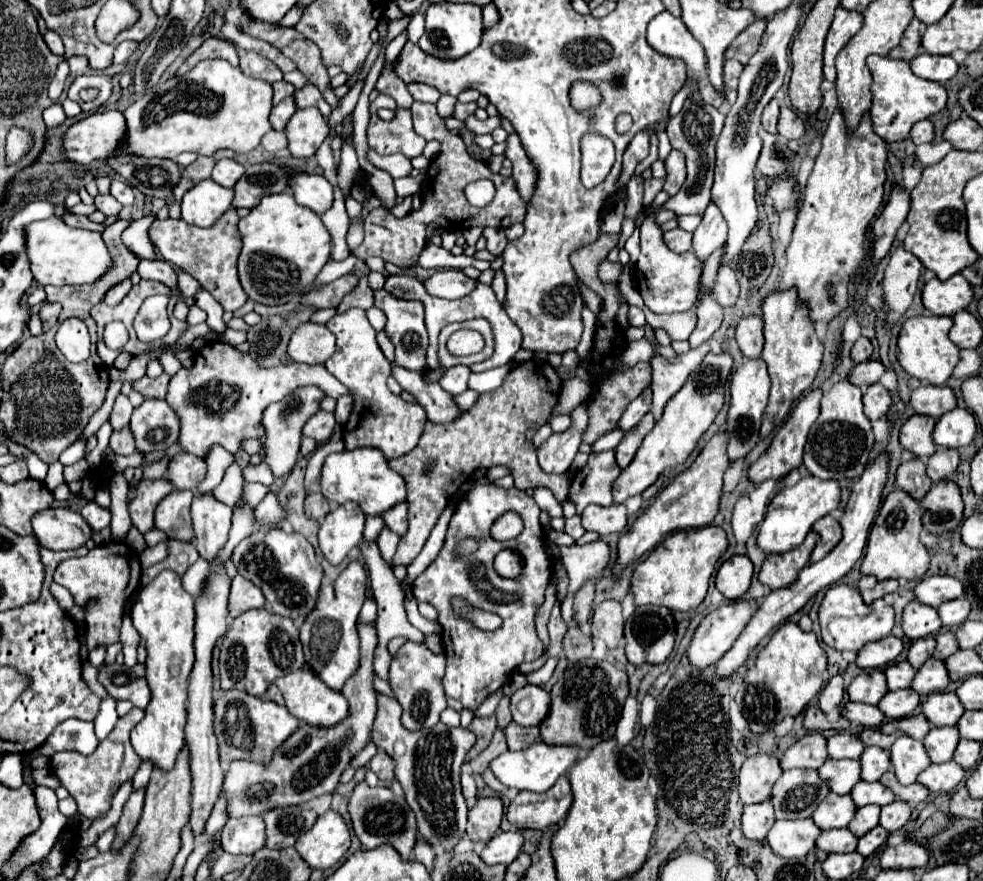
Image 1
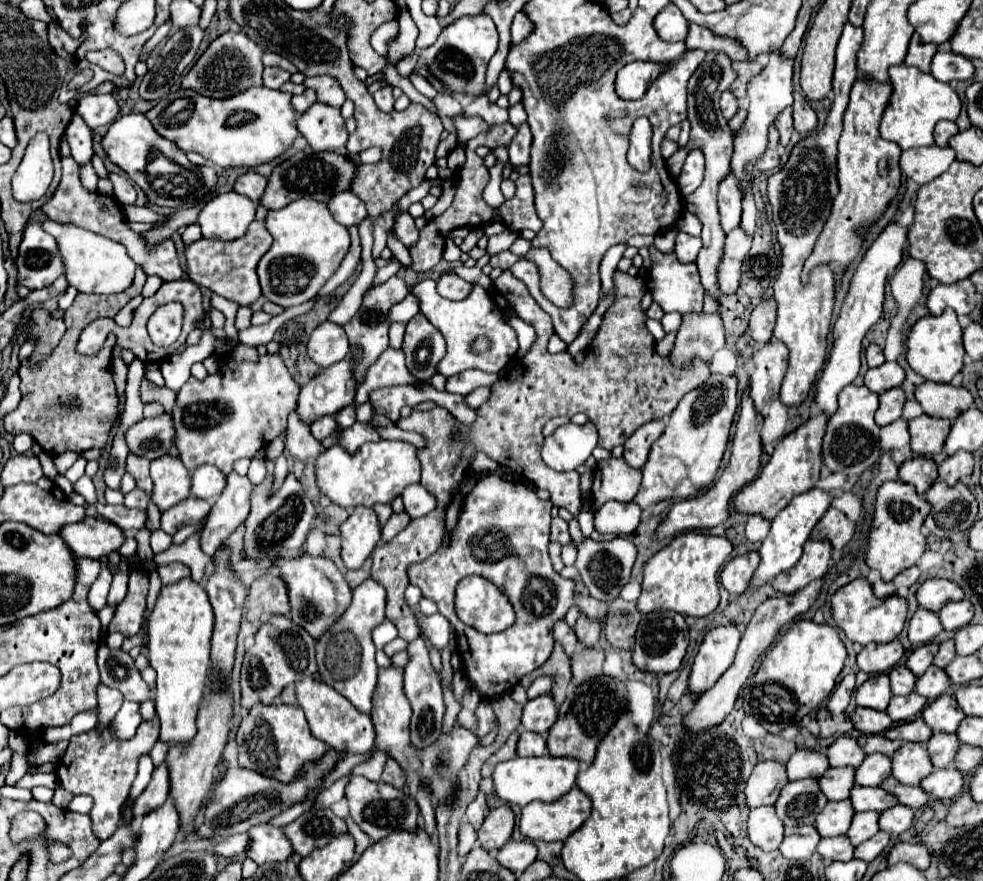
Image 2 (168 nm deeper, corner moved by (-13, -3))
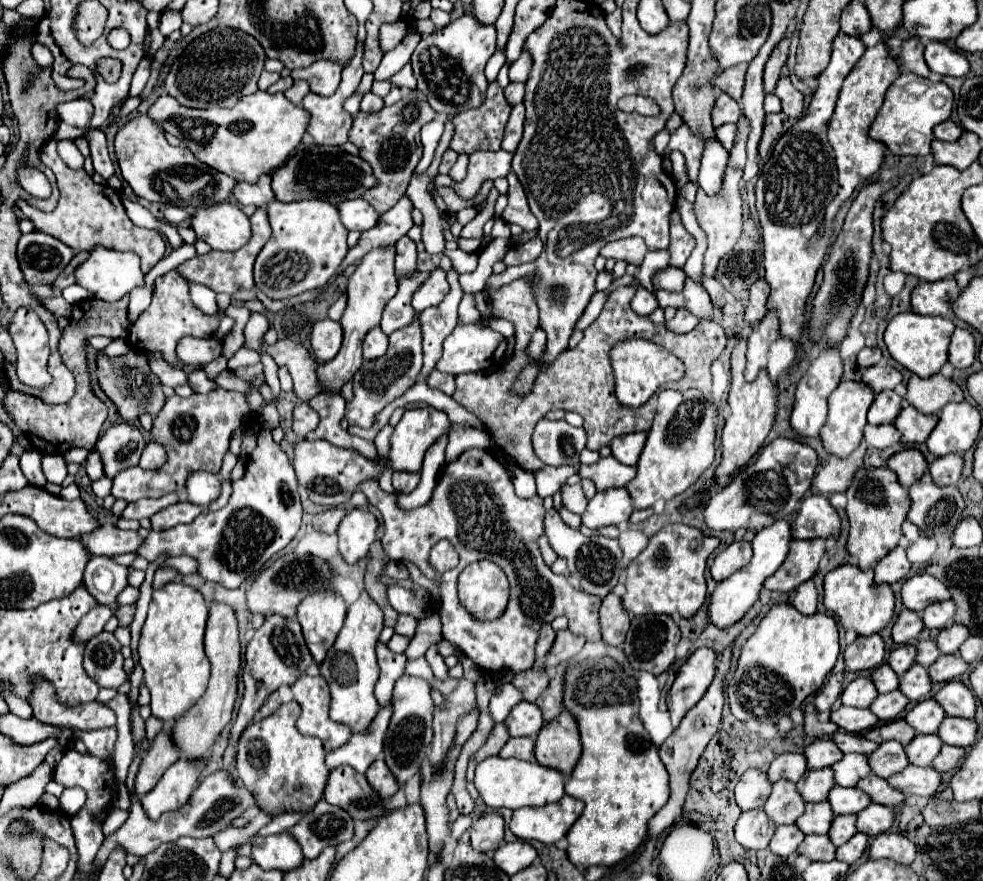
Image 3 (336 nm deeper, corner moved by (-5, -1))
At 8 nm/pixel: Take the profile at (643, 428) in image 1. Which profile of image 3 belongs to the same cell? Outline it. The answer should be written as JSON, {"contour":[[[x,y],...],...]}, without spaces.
{"contour":[[[628,433],[628,435],[620,435],[614,437],[610,443],[612,455],[624,463],[624,465],[636,465],[642,449],[646,443],[646,433]]]}

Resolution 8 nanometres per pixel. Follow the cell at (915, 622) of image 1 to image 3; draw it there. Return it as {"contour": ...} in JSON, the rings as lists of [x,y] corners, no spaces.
{"contour":[[[902,609],[902,613],[898,615],[898,619],[894,621],[892,627],[892,639],[902,645],[902,643],[910,643],[912,639],[918,637],[918,633],[924,629],[924,621],[918,613],[910,611],[910,609]]]}

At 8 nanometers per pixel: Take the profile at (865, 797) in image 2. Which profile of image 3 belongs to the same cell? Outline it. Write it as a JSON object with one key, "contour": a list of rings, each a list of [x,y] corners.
{"contour":[[[836,785],[828,795],[828,803],[832,805],[834,815],[844,815],[844,813],[860,813],[872,803],[872,799],[858,787]]]}

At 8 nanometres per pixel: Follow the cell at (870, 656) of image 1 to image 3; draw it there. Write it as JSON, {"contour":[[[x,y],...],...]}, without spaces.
{"contour":[[[880,635],[870,637],[856,637],[852,645],[846,647],[844,659],[846,667],[850,671],[864,671],[864,669],[876,669],[884,663],[884,641]]]}

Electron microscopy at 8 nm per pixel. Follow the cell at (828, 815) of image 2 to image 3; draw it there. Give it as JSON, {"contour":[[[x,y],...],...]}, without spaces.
{"contour":[[[828,801],[822,803],[806,803],[804,815],[796,821],[796,825],[806,833],[806,835],[826,835],[830,831],[834,813]]]}

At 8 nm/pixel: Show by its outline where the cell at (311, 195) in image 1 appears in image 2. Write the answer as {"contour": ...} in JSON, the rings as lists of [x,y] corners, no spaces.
{"contour":[[[352,191],[338,193],[336,197],[330,199],[328,207],[330,207],[332,217],[334,217],[340,225],[344,225],[344,227],[360,225],[360,223],[368,217],[368,211],[366,211],[364,201],[360,201]]]}

